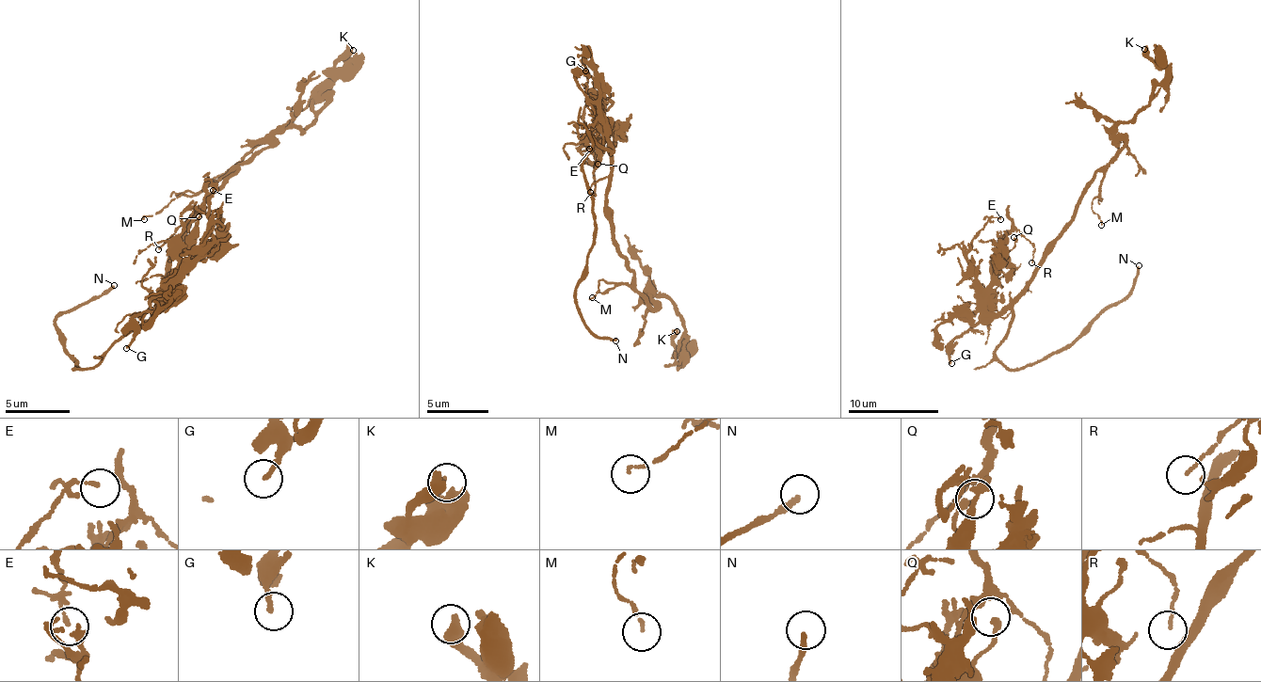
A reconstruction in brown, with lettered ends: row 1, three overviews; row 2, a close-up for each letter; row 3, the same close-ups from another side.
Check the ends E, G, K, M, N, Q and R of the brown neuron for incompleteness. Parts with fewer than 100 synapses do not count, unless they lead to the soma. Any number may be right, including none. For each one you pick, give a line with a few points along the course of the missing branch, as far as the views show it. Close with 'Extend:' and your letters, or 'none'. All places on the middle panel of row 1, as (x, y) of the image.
Extend: N

